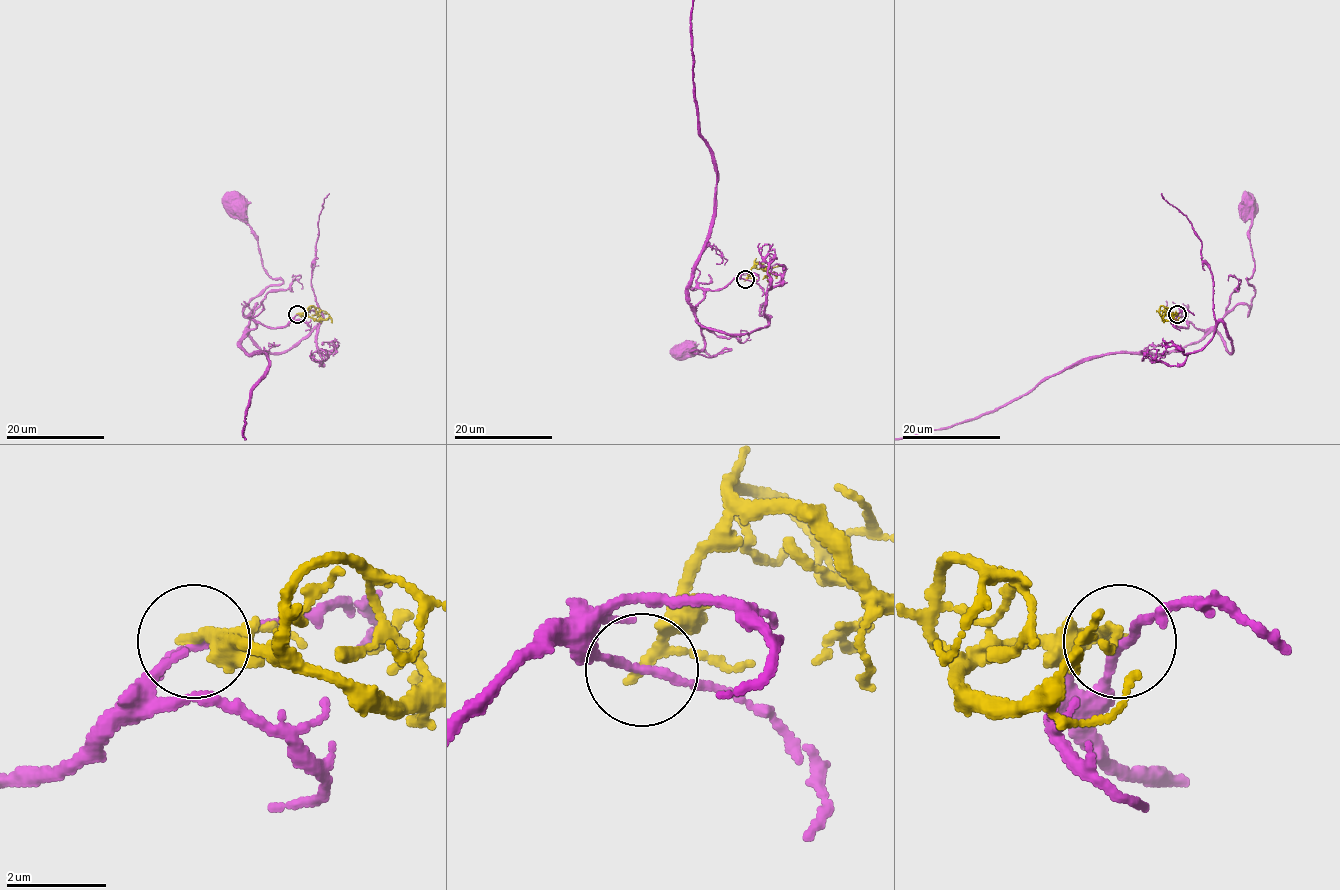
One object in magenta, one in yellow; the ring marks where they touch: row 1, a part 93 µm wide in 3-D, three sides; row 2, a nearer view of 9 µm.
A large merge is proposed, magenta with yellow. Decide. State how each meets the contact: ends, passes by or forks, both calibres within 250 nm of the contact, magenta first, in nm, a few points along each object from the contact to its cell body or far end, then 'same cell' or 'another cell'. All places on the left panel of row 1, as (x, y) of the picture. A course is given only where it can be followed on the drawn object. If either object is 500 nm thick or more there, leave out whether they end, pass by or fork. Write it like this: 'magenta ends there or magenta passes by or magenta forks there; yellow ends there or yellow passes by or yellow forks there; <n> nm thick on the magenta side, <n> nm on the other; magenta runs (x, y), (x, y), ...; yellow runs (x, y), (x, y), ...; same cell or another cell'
magenta passes by; yellow passes by; 160 nm thick on the magenta side, 190 nm on the other; magenta runs (297, 315), (248, 329), (257, 304), (243, 308), (282, 280), (268, 274), (237, 206); yellow runs (297, 313), (318, 307), (332, 322); another cell

